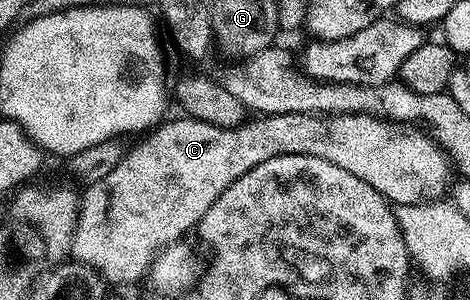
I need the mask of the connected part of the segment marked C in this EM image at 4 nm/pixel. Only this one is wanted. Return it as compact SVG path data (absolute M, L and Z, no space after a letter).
M308 112L306 114L269 114L266 116L252 117L252 122L250 120L244 120L237 126L214 126L213 124L205 124L196 118L188 118L186 116L178 117L173 119L172 122L164 121L162 124L156 125L146 135L148 138L144 142L139 143L132 150L130 147L124 153L123 159L119 161L117 168L113 168L113 172L109 172L109 176L90 183L86 187L88 189L87 192L82 193L79 227L75 233L73 254L78 261L98 270L107 279L108 283L135 282L138 278L146 279L151 265L154 264L158 254L166 246L178 243L182 239L179 238L182 234L187 234L190 230L192 233L205 216L205 212L209 212L213 200L217 200L217 196L221 196L221 192L225 192L225 188L229 188L229 184L233 184L233 180L245 176L245 172L257 168L257 164L265 164L265 160L273 160L277 156L317 156L321 160L329 160L329 164L337 164L337 168L345 168L345 172L353 172L353 176L357 176L357 180L365 180L365 184L377 188L377 192L381 192L381 196L396 207L440 201L446 195L443 193L446 192L447 185L451 182L451 172L453 174L452 163L449 161L443 147L439 145L426 129L420 128L415 124L378 118L374 114L316 114L314 112Z

